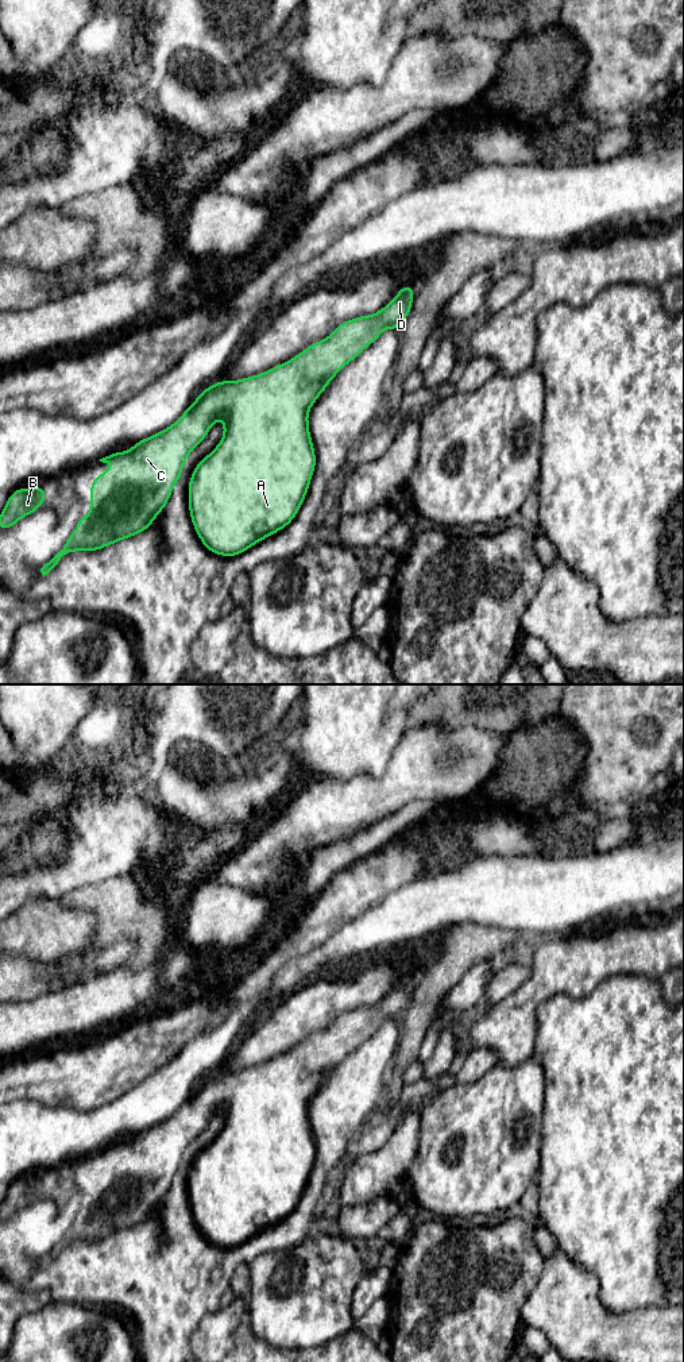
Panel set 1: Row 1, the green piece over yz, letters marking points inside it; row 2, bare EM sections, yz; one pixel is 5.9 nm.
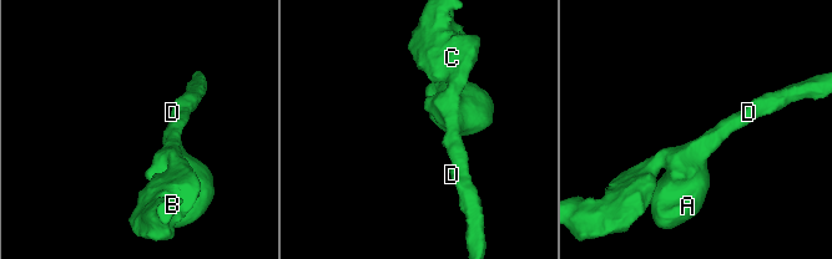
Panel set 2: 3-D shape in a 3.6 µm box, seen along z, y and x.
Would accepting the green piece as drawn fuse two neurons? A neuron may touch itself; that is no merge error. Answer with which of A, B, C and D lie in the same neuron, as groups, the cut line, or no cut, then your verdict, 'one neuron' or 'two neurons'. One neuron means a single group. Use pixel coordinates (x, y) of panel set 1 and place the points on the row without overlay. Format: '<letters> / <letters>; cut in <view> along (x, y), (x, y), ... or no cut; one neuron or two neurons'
A B C D; no cut; one neuron

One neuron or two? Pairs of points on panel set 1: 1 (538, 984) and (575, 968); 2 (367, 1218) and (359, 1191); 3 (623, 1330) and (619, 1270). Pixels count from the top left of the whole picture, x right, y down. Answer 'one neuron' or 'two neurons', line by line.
1: one neuron
2: two neurons
3: two neurons

